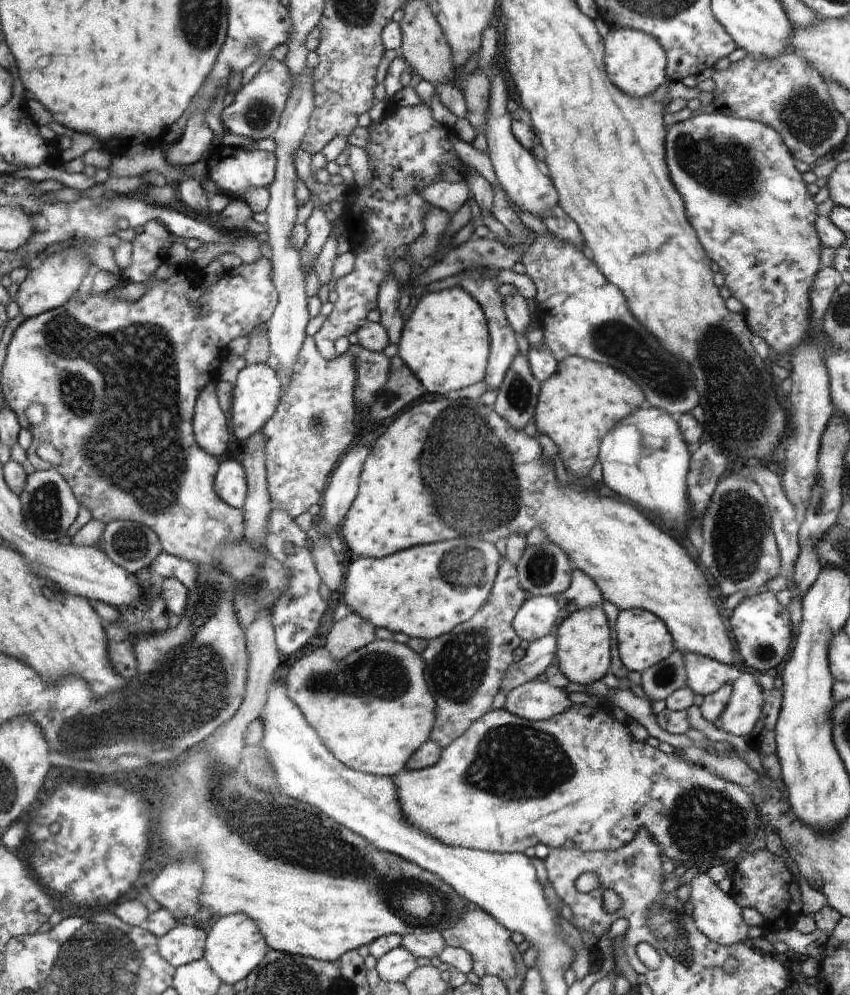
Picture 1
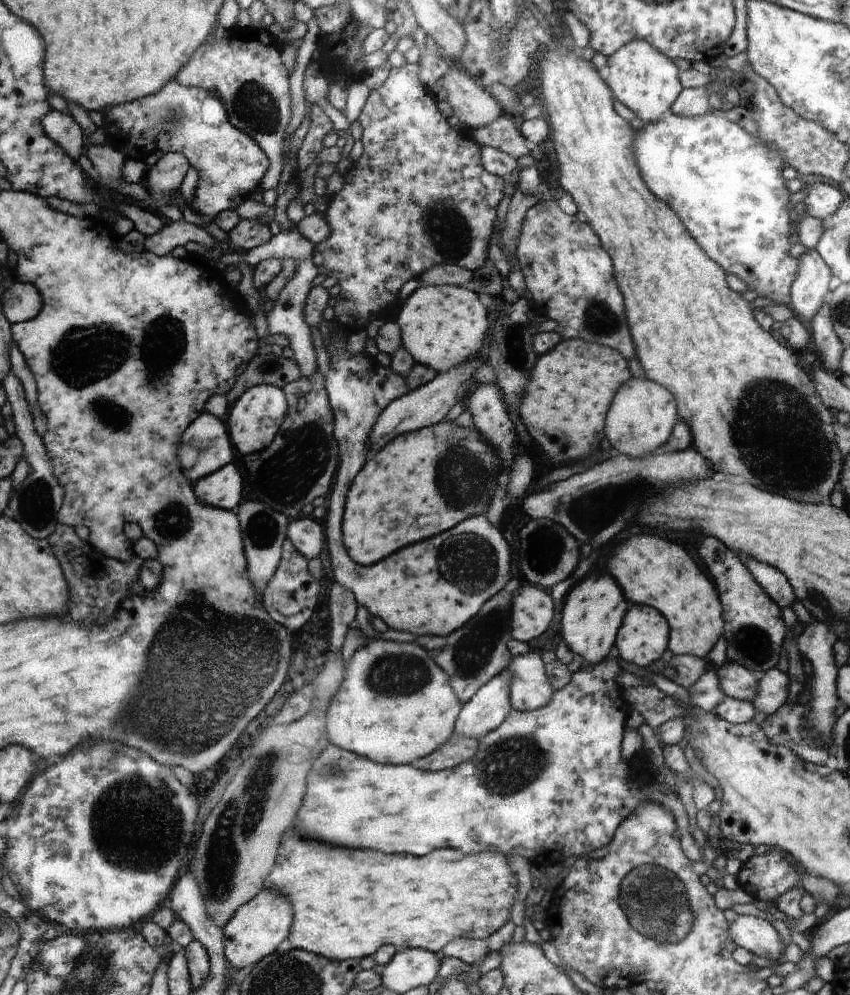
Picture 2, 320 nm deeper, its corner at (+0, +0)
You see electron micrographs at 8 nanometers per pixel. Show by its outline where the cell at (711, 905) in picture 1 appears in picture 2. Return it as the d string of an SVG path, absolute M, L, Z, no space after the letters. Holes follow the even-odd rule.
M738 915L732 919L733 924L729 924L729 937L738 947L746 948L756 954L779 963L779 958L785 950L785 946L780 939L780 935L774 927L765 919L753 915Z

